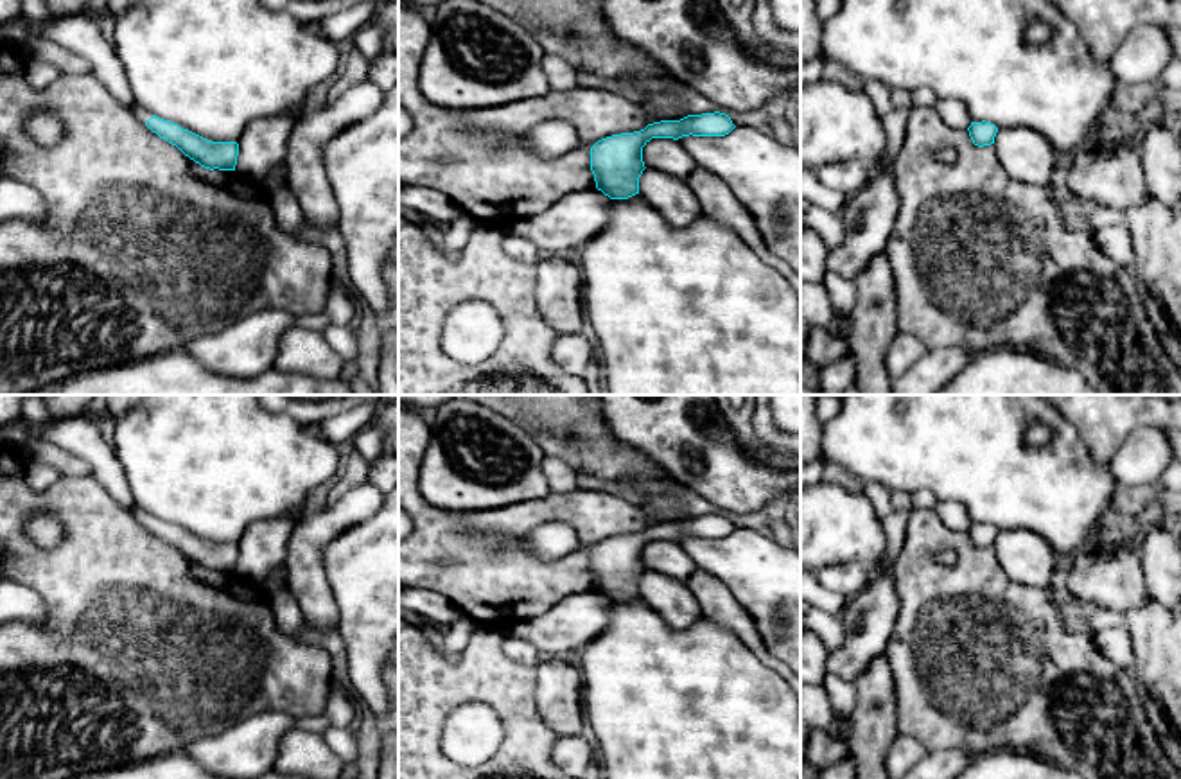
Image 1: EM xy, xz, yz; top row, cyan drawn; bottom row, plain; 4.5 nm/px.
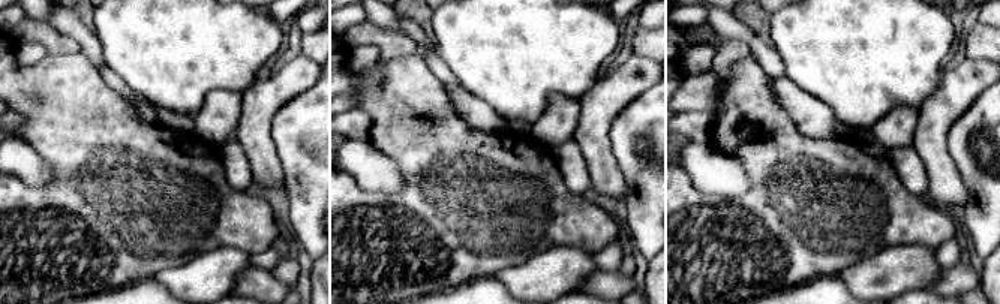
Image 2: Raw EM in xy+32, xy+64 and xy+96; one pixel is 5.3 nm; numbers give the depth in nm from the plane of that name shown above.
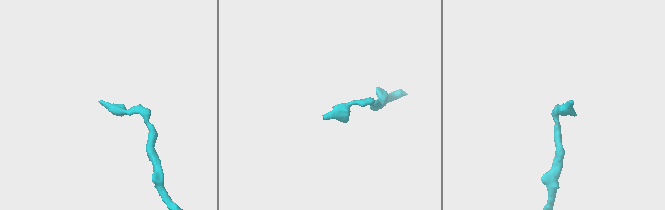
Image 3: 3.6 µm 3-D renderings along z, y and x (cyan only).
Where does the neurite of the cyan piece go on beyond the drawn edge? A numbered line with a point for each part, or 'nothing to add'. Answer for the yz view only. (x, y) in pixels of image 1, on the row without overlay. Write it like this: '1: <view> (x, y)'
nothing to add

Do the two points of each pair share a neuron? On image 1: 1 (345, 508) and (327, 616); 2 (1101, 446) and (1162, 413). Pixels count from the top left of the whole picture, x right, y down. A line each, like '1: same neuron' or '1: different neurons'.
1: same neuron
2: same neuron

